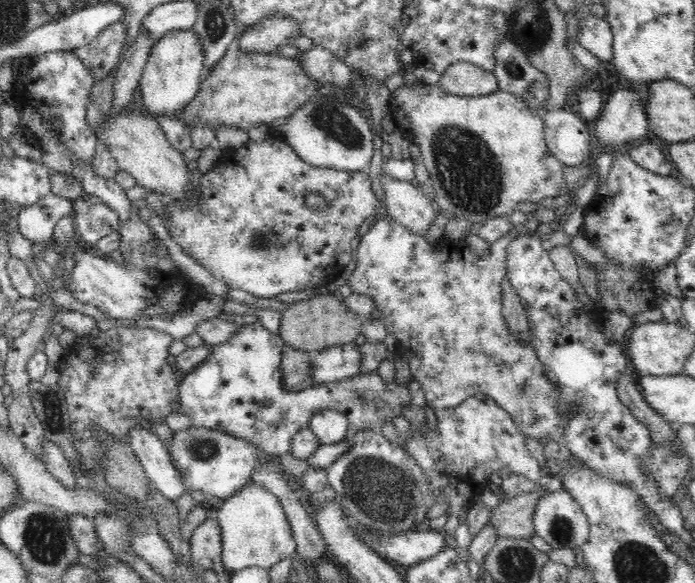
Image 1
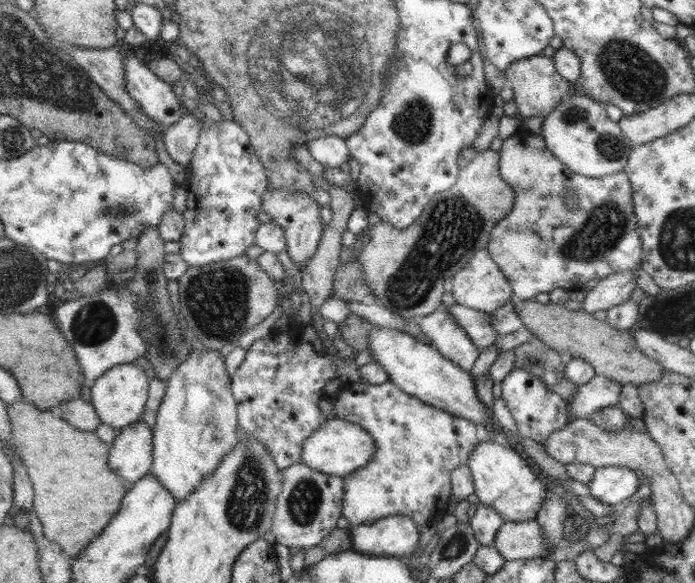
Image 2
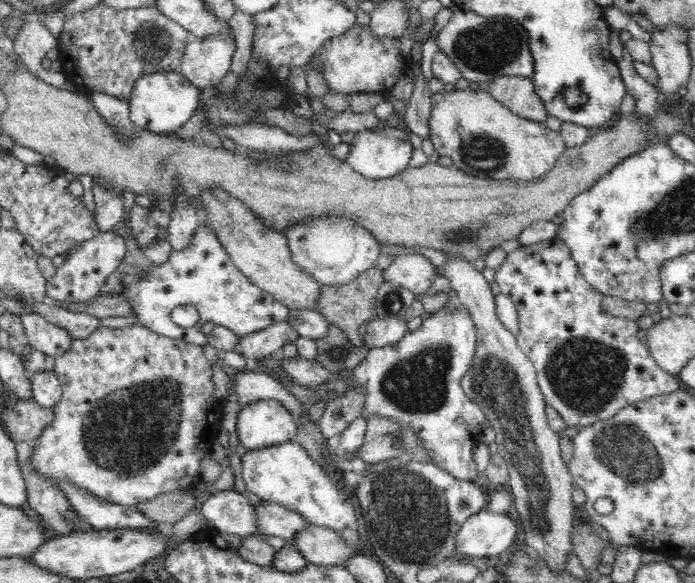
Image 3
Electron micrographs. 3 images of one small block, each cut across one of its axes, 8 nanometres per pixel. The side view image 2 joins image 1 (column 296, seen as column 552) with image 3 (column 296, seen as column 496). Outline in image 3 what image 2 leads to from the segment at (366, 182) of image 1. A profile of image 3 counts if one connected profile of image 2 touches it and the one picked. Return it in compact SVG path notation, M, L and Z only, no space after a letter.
M314 217L290 225L284 235L292 260L316 282L324 286L342 286L358 278L362 272L376 266L382 244L369 231L346 217Z

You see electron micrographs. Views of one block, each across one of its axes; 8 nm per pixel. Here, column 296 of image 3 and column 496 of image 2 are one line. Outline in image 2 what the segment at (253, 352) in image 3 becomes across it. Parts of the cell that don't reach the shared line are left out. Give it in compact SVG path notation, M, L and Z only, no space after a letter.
M454 303L447 309L453 319L467 332L470 340L479 350L493 345L500 334L494 330L490 313L474 310Z

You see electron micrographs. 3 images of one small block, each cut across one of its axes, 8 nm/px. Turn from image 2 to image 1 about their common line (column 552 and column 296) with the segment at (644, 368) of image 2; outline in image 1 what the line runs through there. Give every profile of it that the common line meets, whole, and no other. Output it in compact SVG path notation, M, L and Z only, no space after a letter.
M323 291L311 299L292 303L283 311L279 335L284 339L285 345L314 353L332 345L355 342L355 338L361 334L363 320L347 308L344 299L340 301L333 293Z

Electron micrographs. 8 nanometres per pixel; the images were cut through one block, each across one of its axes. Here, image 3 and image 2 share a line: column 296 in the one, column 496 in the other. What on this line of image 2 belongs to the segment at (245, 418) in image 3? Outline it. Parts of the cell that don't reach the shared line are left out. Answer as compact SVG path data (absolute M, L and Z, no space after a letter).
M376 326L369 334L367 348L372 352L375 362L388 373L390 383L394 383L402 392L415 396L438 410L469 420L476 426L488 427L497 434L498 441L511 445L505 441L507 436L501 432L501 426L495 422L493 413L480 402L475 378L472 378L469 371L462 370L455 362L442 356L432 345L427 345L404 331Z

